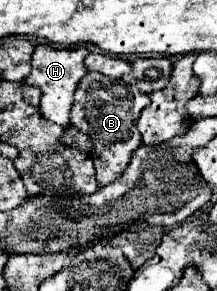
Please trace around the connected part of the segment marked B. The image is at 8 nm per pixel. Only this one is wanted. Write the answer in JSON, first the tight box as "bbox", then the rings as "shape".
{"bbox":[70,71,150,185],"shape":[[[90,71],[78,85],[74,107],[70,113],[70,123],[80,131],[88,133],[94,141],[94,167],[98,185],[110,185],[116,181],[130,163],[130,155],[134,149],[142,145],[142,135],[136,129],[136,121],[140,111],[150,103],[150,97],[142,93],[136,85],[126,85],[120,79],[110,79],[102,73]]]}

